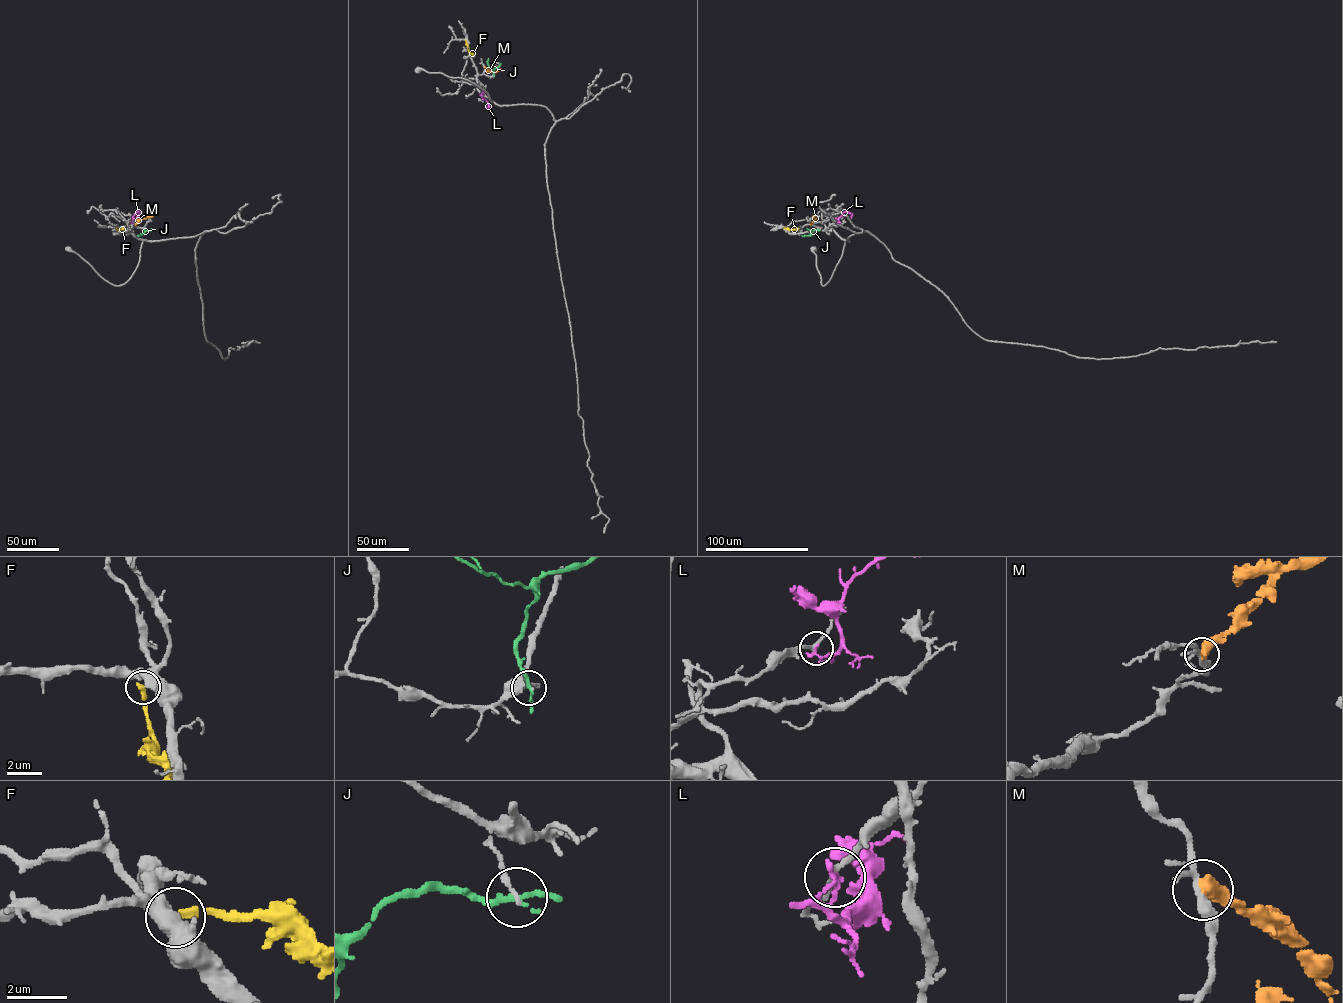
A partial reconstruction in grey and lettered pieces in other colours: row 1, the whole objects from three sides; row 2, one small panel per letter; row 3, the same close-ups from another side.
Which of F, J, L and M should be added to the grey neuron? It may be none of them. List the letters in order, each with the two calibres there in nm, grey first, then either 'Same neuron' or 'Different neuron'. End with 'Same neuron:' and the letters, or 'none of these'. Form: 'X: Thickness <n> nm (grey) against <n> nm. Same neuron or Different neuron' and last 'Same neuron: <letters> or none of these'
F: Thickness 460 nm (grey) against 240 nm. Different neuron
J: Thickness 160 nm (grey) against 190 nm. Different neuron
L: Thickness 200 nm (grey) against 220 nm. Different neuron
M: Thickness 240 nm (grey) against 550 nm. Different neuron
Same neuron: none of these

